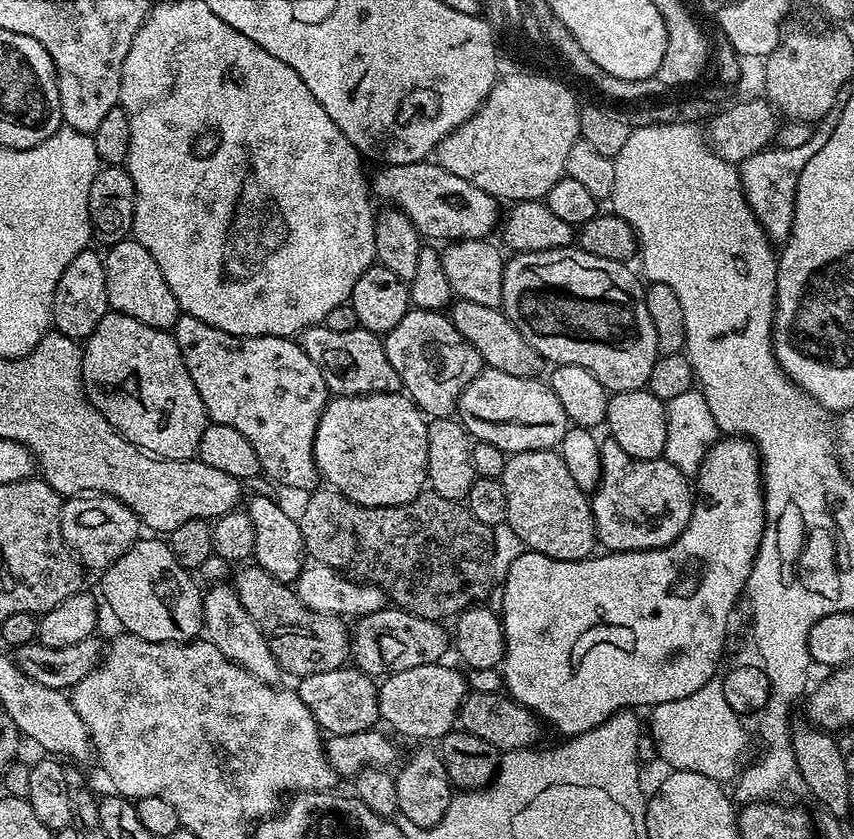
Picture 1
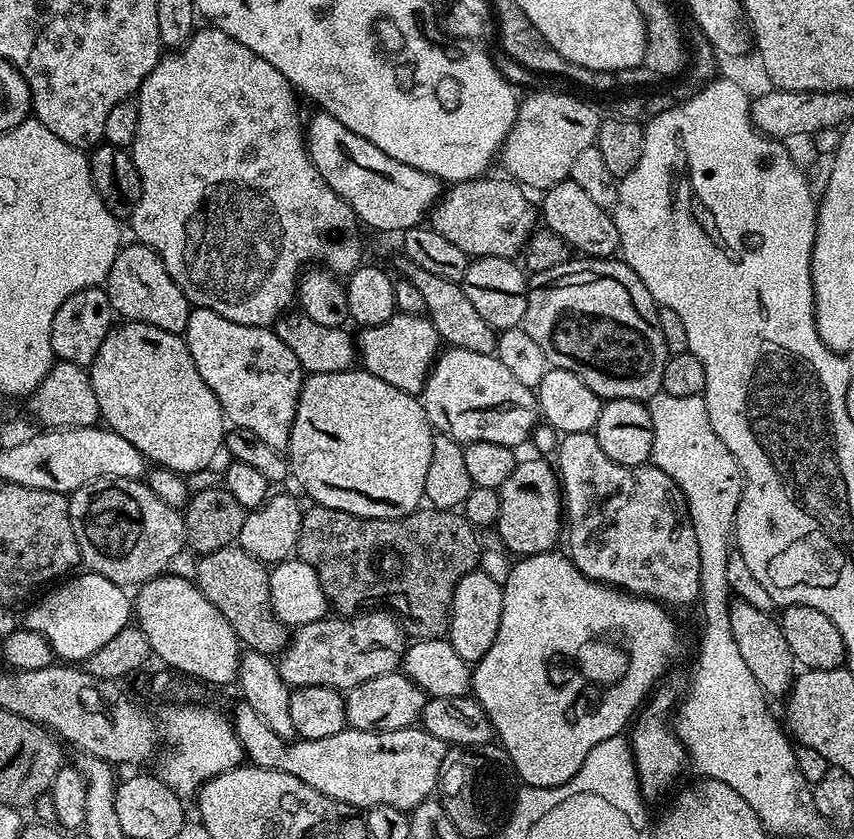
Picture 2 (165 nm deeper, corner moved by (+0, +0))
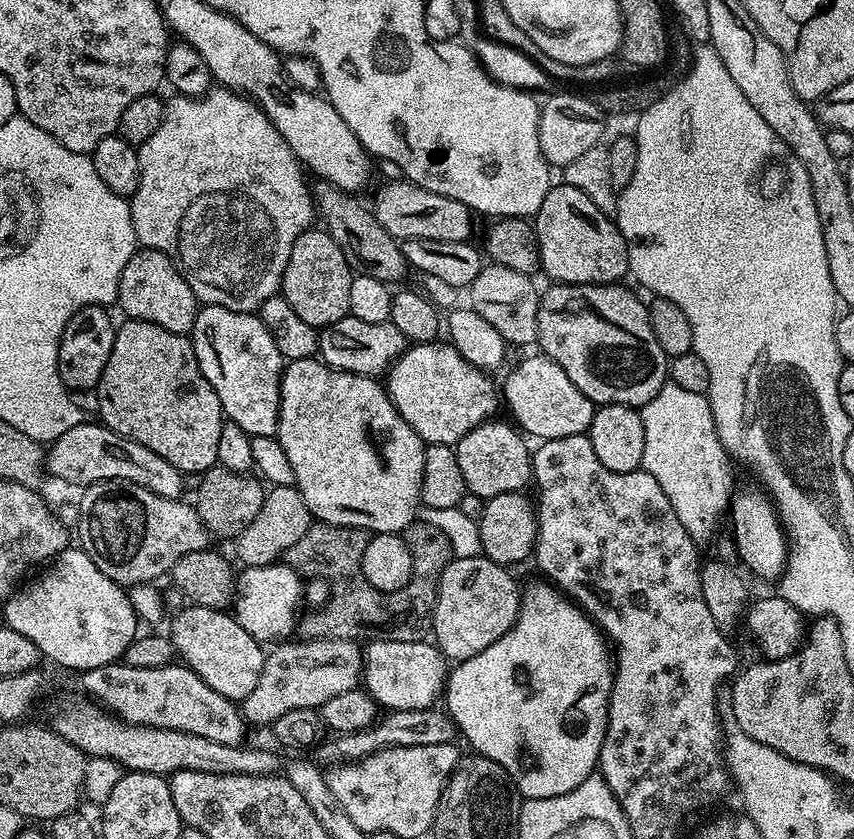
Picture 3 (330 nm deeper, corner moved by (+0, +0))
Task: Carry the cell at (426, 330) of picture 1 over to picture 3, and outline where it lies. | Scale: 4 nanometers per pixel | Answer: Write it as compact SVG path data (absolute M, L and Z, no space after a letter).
M351 314L318 332L319 359L332 368L359 376L376 378L387 373L393 361L404 353L405 347L406 341L398 326L390 322L362 322L362 318L354 318Z

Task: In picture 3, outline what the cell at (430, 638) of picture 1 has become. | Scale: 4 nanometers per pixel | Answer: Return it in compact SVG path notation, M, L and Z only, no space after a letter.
M297 639L297 644L293 642L280 642L275 645L273 652L269 651L264 657L264 665L262 666L262 674L258 678L258 686L254 686L254 690L250 690L250 694L246 694L246 698L242 701L242 715L249 725L264 724L271 726L275 720L282 714L286 714L289 710L302 710L303 708L320 709L323 704L330 702L330 698L334 698L334 694L342 694L345 690L357 687L361 683L362 673L364 670L364 654L361 645L356 645L355 639L350 640L305 640Z

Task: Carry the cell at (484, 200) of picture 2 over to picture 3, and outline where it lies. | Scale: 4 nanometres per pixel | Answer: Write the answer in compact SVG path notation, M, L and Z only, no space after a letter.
M399 178L393 184L384 184L376 192L374 211L376 220L398 242L406 240L441 240L465 242L472 232L473 213L462 202L434 194L422 186Z

